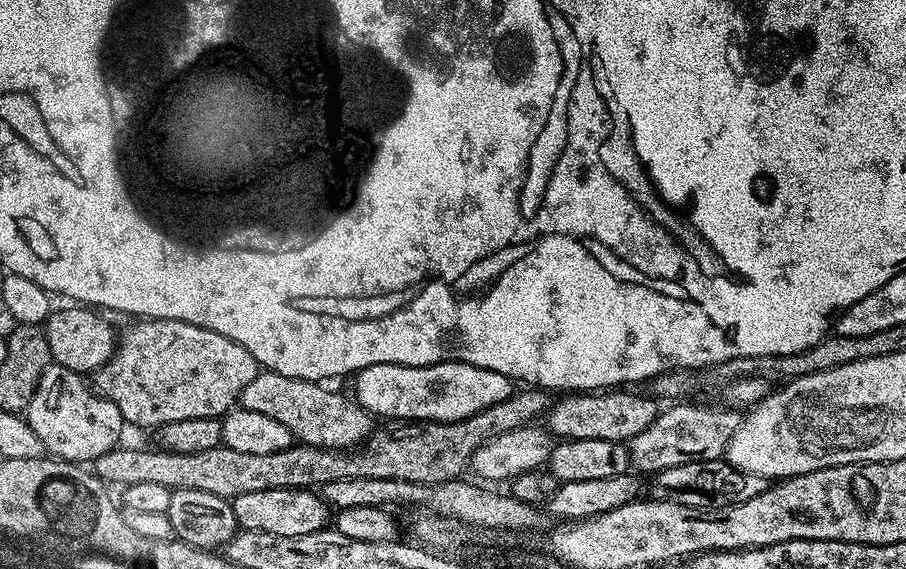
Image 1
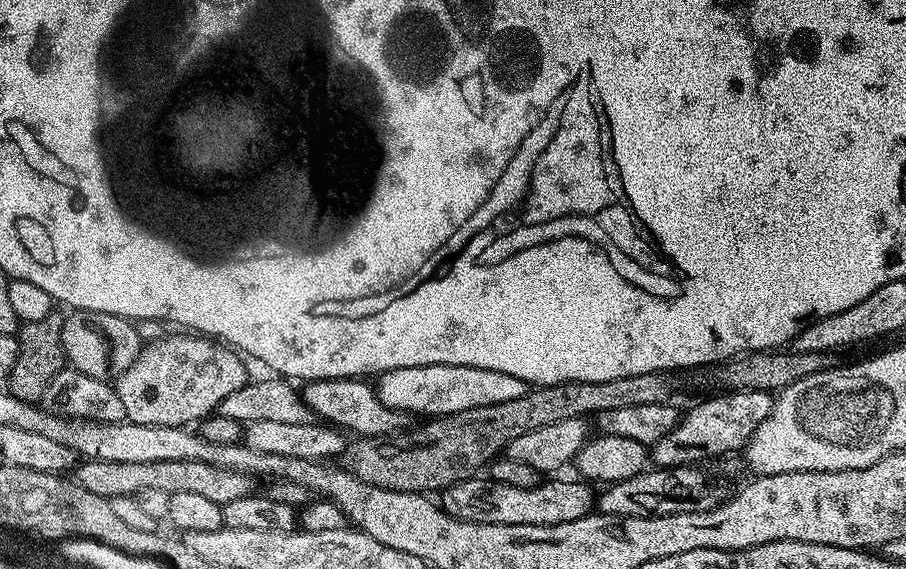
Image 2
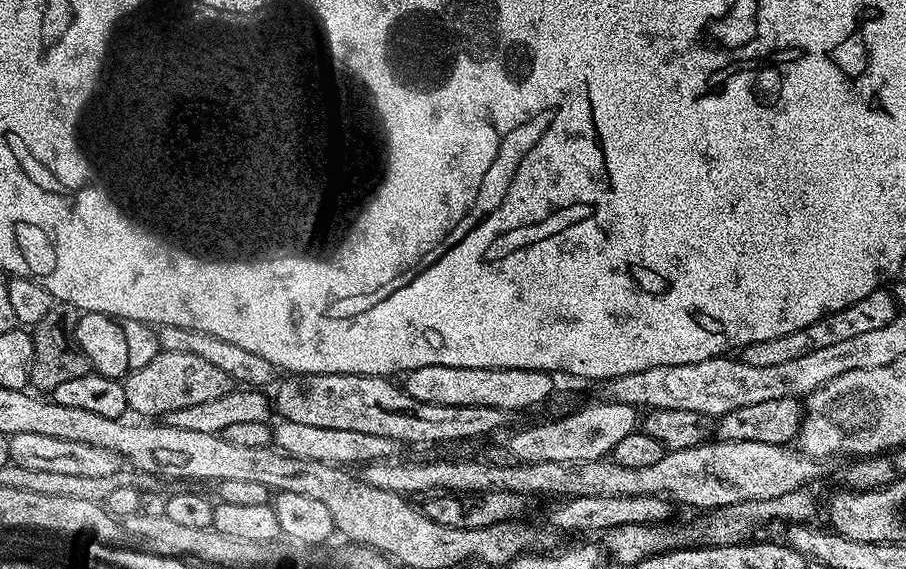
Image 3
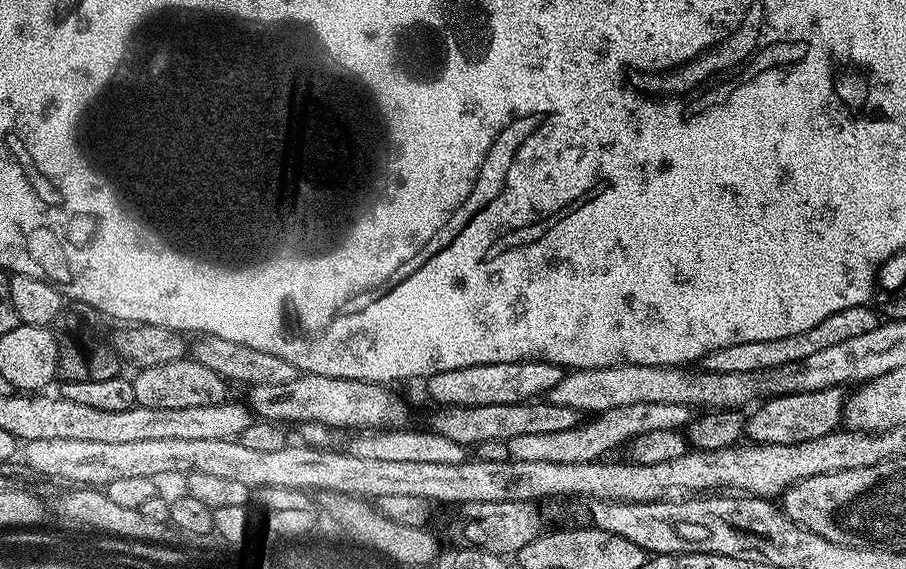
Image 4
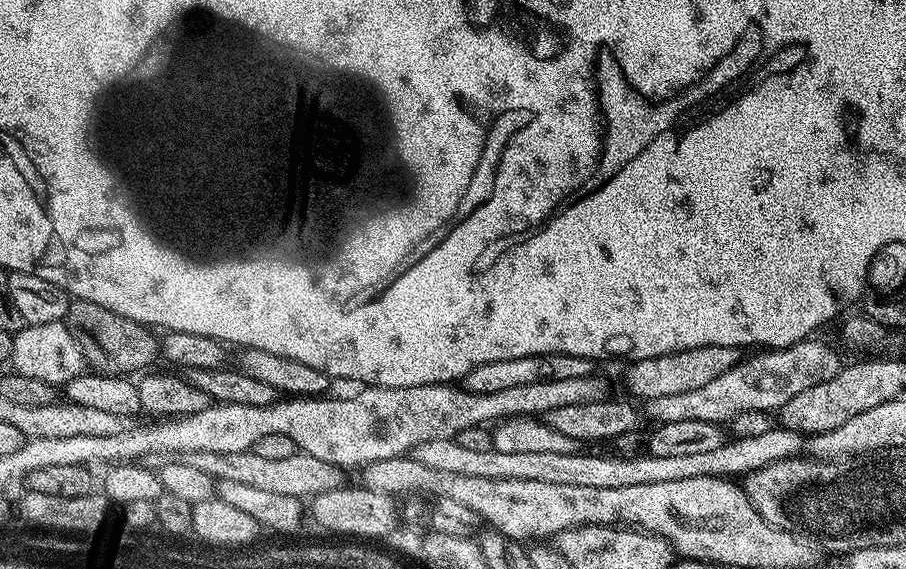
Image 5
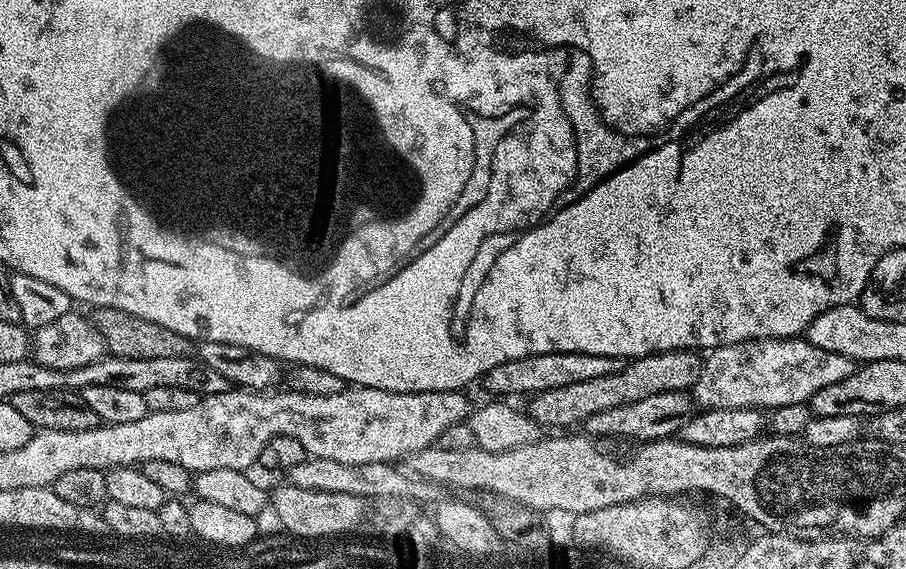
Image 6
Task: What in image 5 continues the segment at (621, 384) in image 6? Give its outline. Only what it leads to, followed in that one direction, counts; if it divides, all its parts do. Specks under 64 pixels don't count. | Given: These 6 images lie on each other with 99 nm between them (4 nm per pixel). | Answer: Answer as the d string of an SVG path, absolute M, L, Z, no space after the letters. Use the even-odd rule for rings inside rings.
M698 346L694 350L662 354L658 358L642 358L627 365L629 368L624 376L624 384L628 387L627 395L637 401L666 398L666 394L682 394L686 390L699 390L700 387L707 386L713 378L730 370L730 366L737 364L740 359L741 349L730 346Z

